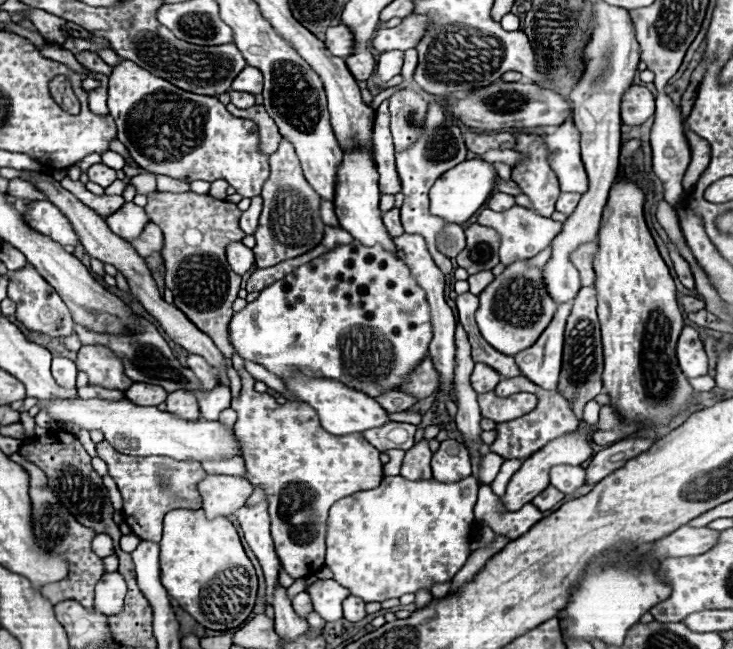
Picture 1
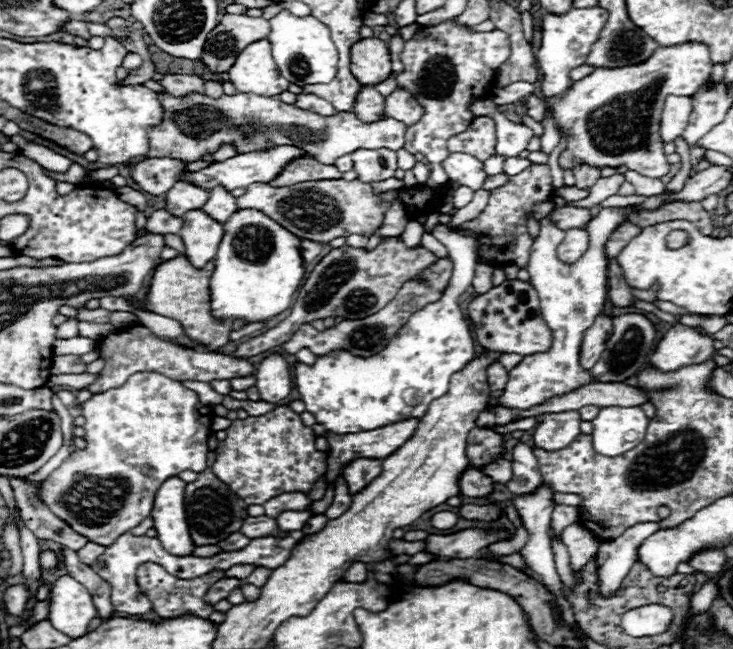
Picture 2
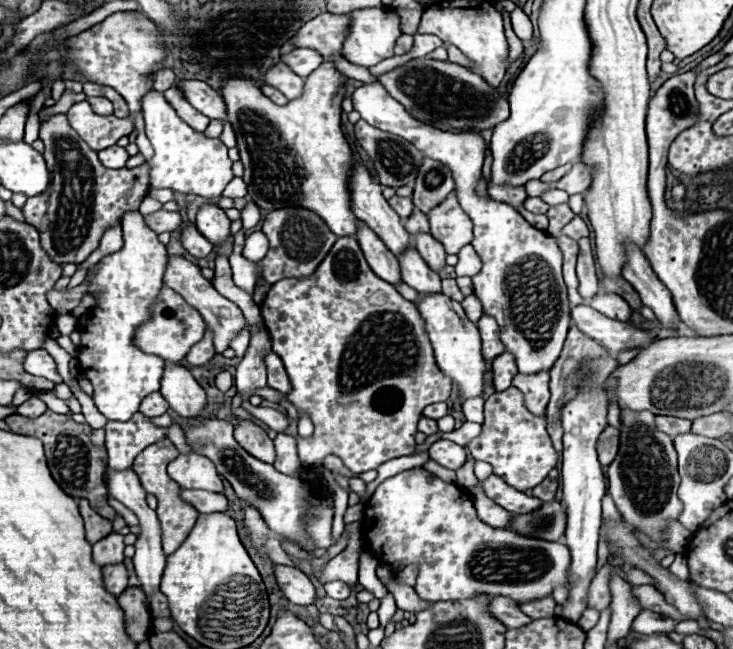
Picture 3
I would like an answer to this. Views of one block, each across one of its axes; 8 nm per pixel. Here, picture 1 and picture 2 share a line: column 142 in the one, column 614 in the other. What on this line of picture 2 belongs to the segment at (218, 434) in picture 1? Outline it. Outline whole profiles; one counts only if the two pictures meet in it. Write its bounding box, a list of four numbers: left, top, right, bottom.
[592,406,648,456]

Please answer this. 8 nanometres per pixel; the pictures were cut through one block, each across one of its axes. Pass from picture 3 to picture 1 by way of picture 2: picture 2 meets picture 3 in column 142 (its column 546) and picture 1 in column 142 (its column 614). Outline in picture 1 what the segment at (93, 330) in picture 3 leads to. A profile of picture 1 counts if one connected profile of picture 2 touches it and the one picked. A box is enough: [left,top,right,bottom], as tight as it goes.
[106,202,148,240]

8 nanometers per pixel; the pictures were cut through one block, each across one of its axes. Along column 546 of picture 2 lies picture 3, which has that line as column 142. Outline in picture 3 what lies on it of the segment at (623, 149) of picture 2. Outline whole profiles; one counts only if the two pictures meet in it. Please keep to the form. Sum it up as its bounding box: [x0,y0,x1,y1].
[142,90,232,198]

